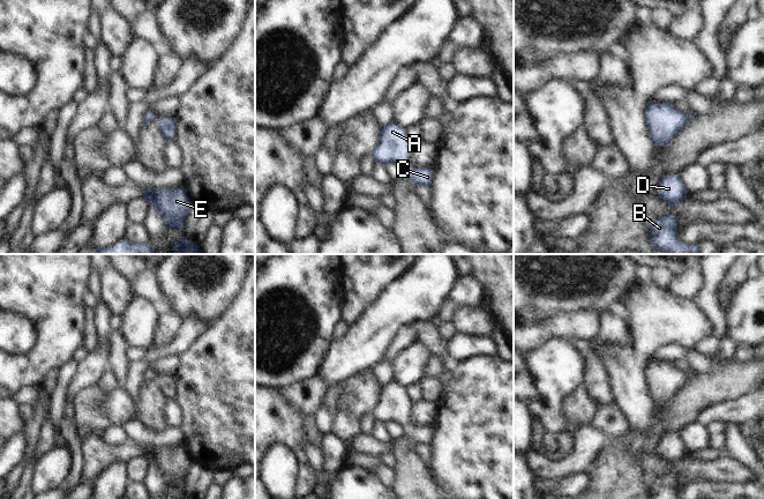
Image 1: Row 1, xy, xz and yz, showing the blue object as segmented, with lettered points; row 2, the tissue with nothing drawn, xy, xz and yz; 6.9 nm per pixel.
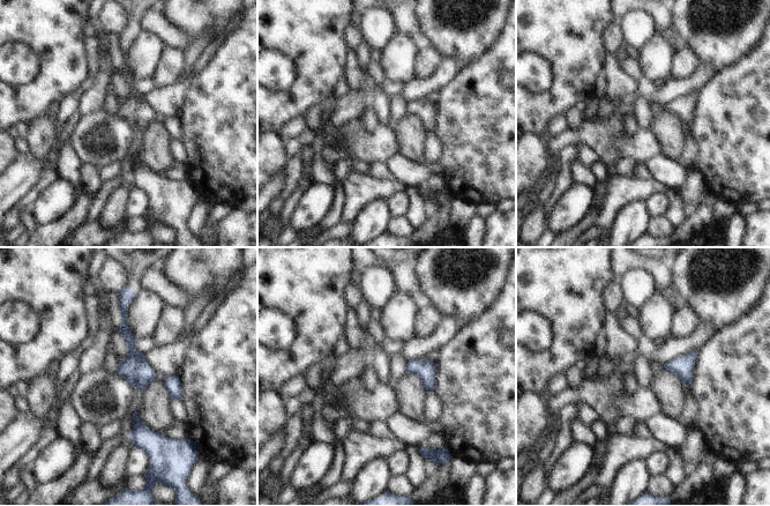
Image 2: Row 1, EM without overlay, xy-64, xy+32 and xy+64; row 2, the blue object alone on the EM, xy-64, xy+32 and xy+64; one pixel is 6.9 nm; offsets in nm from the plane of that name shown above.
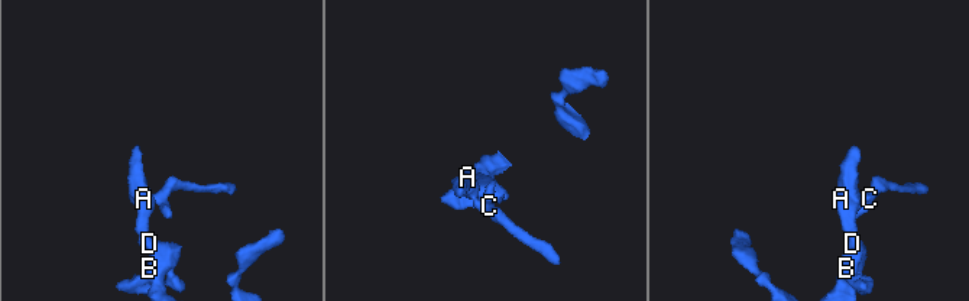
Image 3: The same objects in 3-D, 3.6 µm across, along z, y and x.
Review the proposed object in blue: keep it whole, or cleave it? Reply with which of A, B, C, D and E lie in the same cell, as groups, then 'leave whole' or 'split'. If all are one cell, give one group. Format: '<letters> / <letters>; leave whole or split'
A B C D E; leave whole

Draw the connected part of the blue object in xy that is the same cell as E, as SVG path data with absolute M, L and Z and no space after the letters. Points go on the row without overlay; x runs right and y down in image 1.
M182 446L173 448L141 447L143 457L160 472L165 485L183 487L183 479L193 464Z

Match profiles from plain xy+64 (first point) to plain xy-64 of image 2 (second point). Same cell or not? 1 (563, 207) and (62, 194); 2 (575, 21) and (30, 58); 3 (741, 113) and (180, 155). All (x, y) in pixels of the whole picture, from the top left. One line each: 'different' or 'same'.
1: same
2: different
3: different

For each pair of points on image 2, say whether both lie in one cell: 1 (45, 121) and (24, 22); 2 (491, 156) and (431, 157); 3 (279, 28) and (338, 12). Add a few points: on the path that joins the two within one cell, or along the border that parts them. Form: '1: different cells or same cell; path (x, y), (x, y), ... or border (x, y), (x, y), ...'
1: different cells; border (46, 110), (36, 114), (27, 124)
2: different cells; border (433, 131), (441, 148), (439, 161)
3: same cell; path (294, 13), (323, 12)

